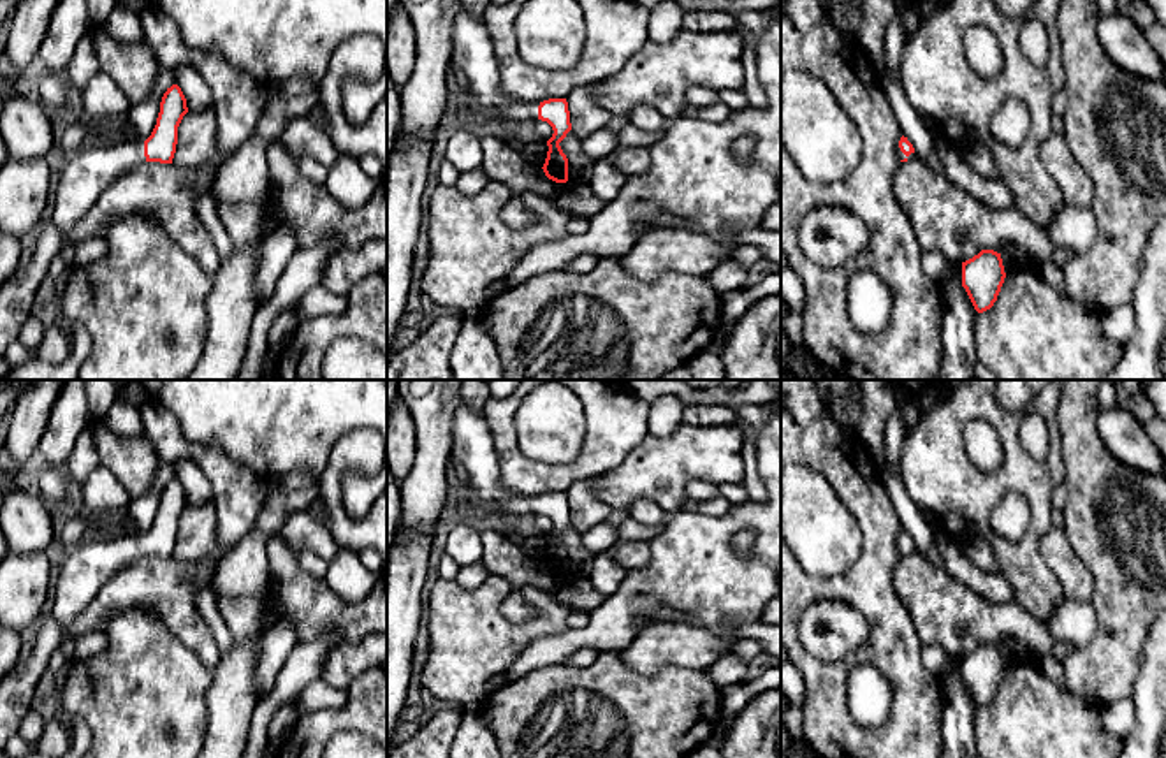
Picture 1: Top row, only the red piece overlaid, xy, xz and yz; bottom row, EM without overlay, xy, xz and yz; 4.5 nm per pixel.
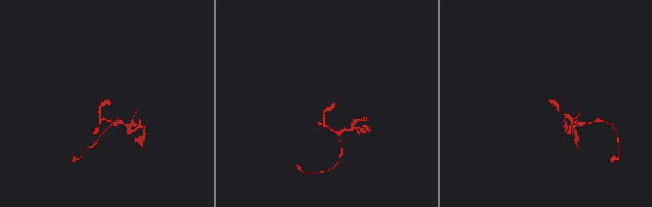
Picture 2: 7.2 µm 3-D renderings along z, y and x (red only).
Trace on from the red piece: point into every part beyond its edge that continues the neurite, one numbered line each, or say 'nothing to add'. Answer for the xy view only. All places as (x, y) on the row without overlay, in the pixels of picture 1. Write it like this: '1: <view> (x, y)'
1: xy (94, 561)

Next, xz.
1: xz (472, 442)

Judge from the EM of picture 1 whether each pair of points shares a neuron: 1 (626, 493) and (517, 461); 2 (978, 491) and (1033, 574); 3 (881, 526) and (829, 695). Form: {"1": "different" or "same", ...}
{"1": "different", "2": "same", "3": "same"}

